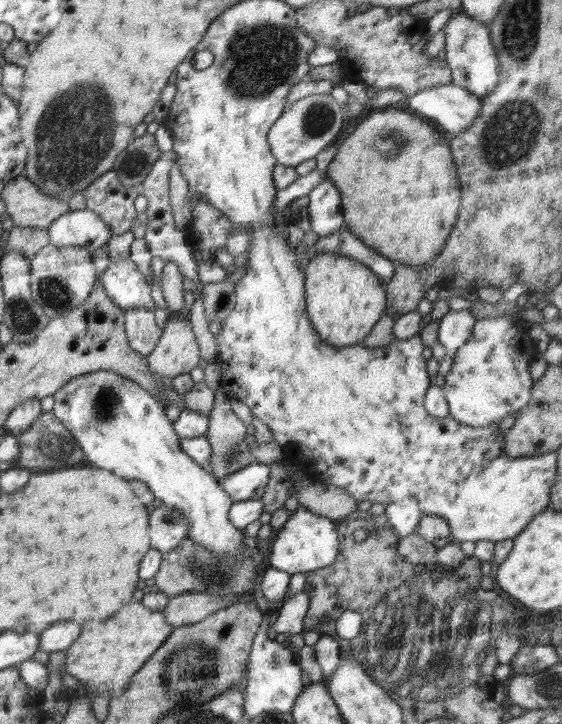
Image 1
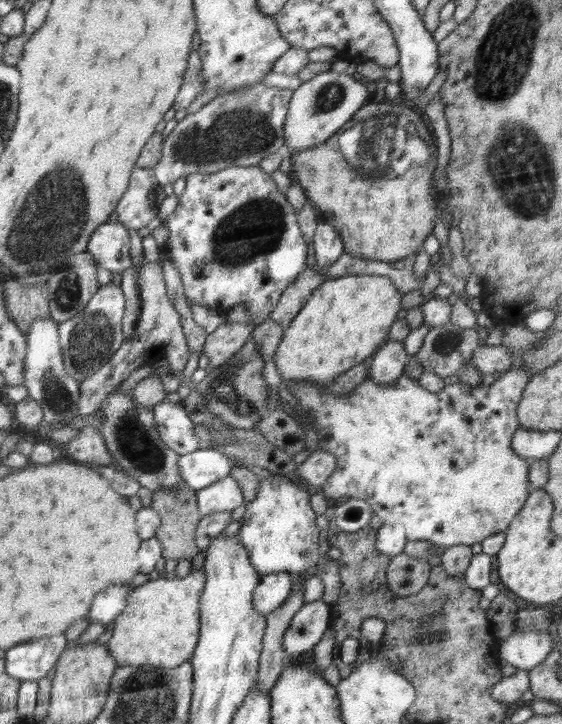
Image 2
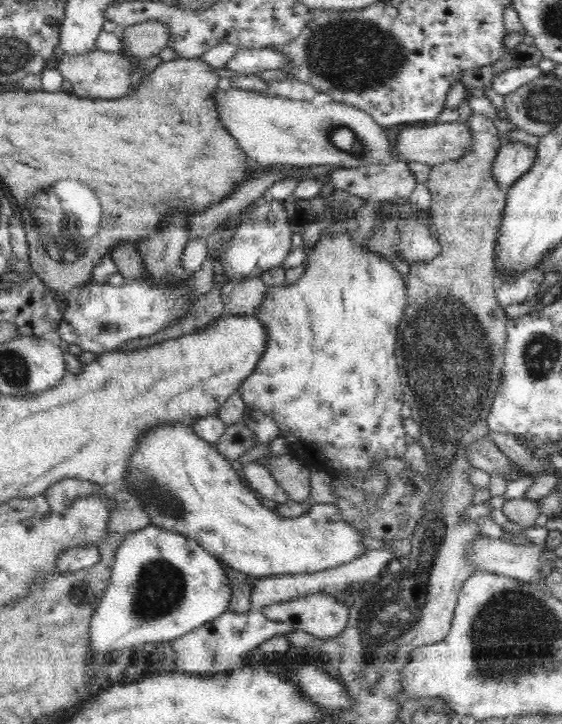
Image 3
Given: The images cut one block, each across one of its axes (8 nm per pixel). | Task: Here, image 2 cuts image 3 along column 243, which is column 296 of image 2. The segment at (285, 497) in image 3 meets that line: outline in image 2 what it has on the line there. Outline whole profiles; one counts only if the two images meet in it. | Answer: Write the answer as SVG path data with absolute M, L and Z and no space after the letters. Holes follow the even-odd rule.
M316 449L302 463L296 466L298 478L303 485L315 490L326 482L336 468L336 455L332 451Z

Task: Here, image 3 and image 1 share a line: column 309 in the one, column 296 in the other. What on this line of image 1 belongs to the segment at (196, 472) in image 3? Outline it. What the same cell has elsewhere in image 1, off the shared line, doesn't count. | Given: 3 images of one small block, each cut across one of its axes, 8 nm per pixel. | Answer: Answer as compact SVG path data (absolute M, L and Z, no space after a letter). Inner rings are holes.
M299 505L274 538L270 552L270 566L288 571L291 575L315 571L335 562L339 546L339 534L335 522Z

